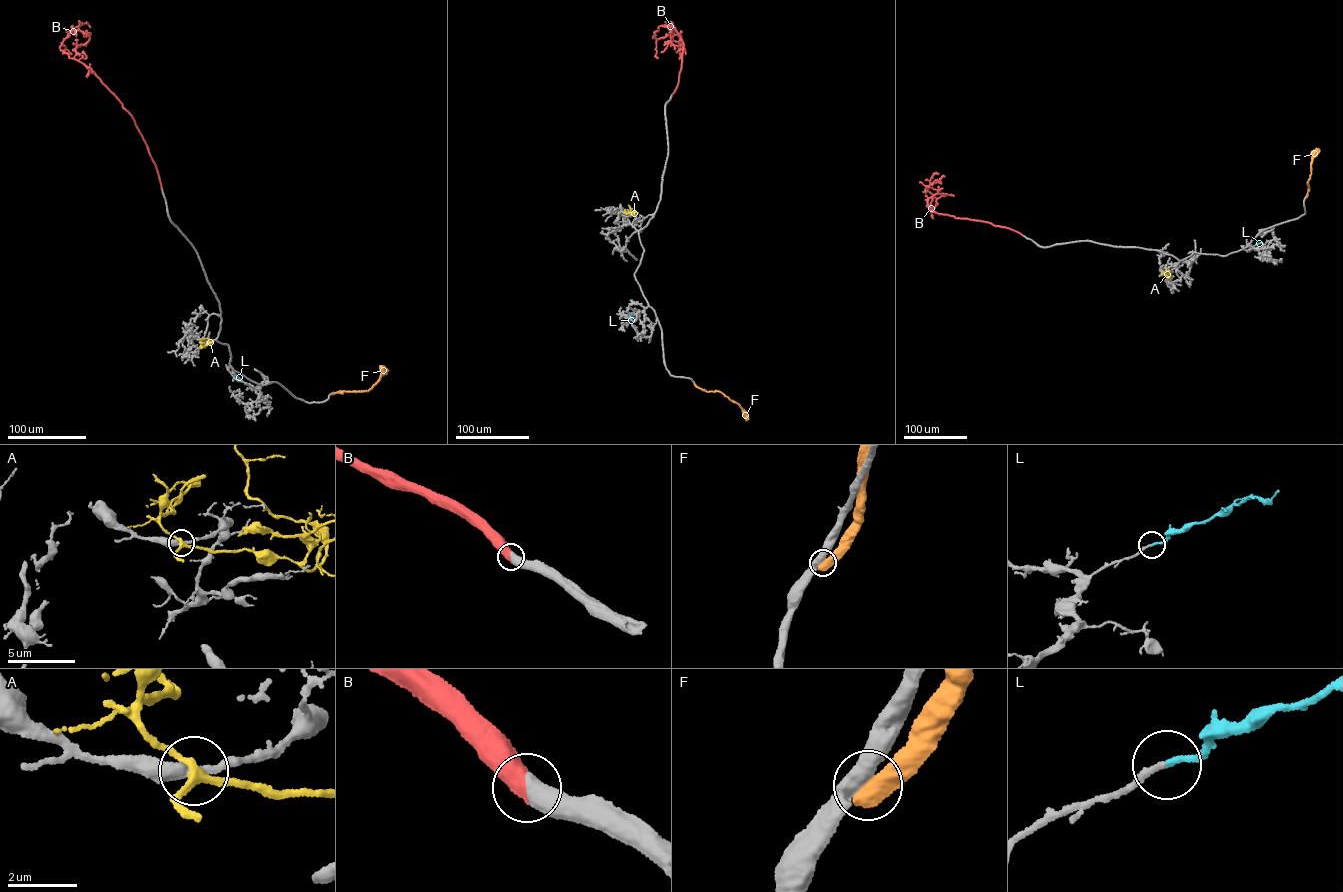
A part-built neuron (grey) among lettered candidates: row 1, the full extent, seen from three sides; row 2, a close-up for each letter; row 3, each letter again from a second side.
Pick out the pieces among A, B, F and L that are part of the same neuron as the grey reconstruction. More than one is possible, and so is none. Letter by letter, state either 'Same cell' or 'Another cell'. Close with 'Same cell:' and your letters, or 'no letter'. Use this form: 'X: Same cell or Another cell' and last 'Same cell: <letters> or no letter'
A: Another cell
B: Same cell
F: Another cell
L: Same cell
Same cell: B, L

